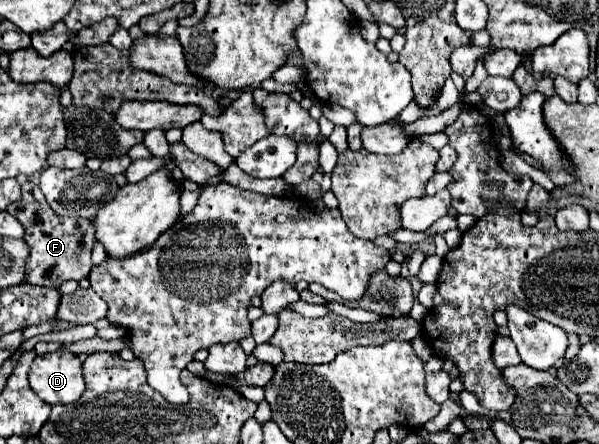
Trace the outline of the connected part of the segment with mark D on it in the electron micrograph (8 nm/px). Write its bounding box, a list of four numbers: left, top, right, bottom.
[30,349,84,405]

